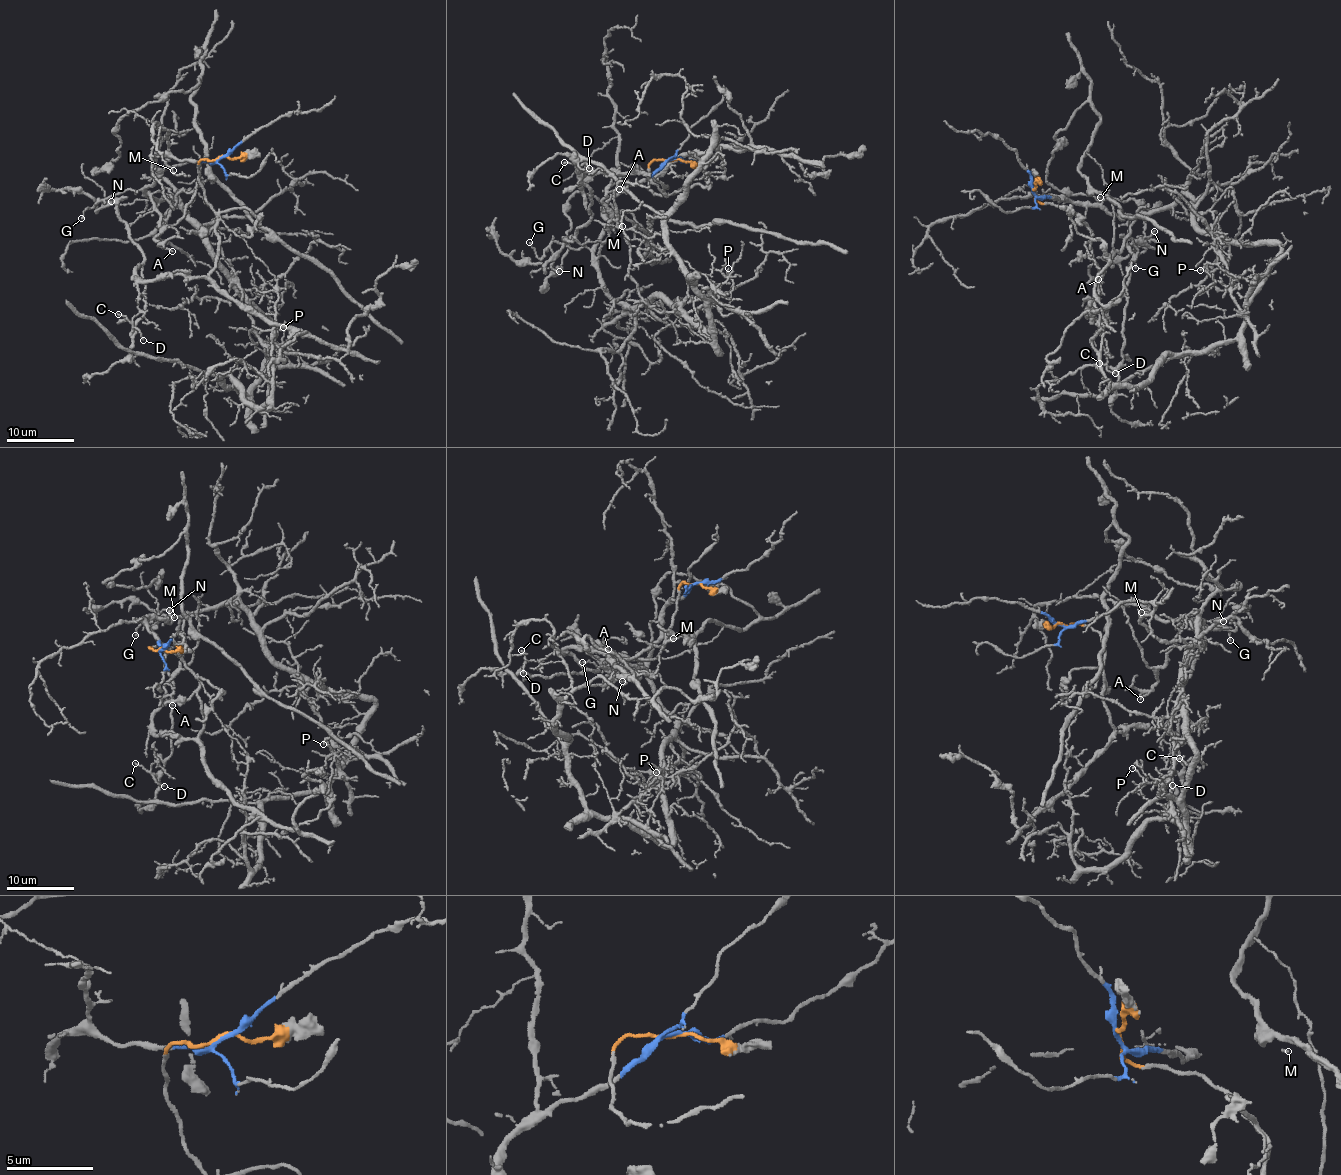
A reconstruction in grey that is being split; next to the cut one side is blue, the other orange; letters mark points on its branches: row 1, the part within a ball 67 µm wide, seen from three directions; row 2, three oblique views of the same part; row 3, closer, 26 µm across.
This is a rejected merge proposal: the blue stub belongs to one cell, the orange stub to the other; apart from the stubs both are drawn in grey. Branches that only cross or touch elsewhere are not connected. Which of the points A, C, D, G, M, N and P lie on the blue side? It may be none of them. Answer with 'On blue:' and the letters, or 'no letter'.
On blue: A, G, M, N, P

